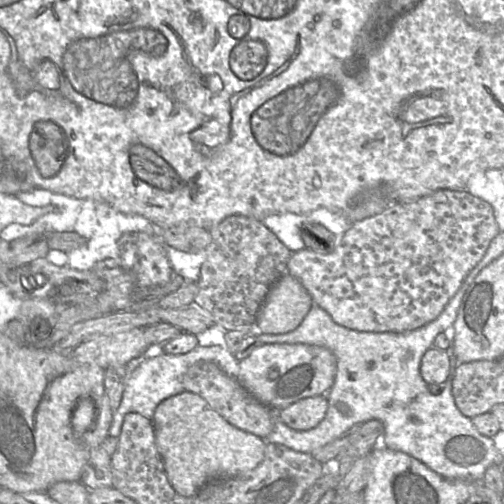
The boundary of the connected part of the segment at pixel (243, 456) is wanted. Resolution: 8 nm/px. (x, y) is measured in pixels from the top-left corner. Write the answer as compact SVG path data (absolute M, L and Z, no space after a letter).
M183 391L162 401L152 419L168 480L183 497L196 495L209 481L245 475L264 459L267 442L230 424L200 395Z

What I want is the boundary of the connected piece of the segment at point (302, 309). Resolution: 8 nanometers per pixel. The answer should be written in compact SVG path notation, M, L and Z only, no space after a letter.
M289 273L271 287L255 321L258 332L284 334L295 330L313 305L313 299L301 282Z

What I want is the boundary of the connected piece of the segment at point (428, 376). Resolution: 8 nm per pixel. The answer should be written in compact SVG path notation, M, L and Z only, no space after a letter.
M435 346L426 351L420 365L421 376L428 385L445 384L453 370L454 360L450 351Z

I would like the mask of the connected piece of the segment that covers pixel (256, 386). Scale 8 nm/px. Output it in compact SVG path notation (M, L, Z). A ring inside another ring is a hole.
M303 343L262 344L239 361L240 383L261 403L282 410L294 402L328 392L337 373L337 358L325 347Z

